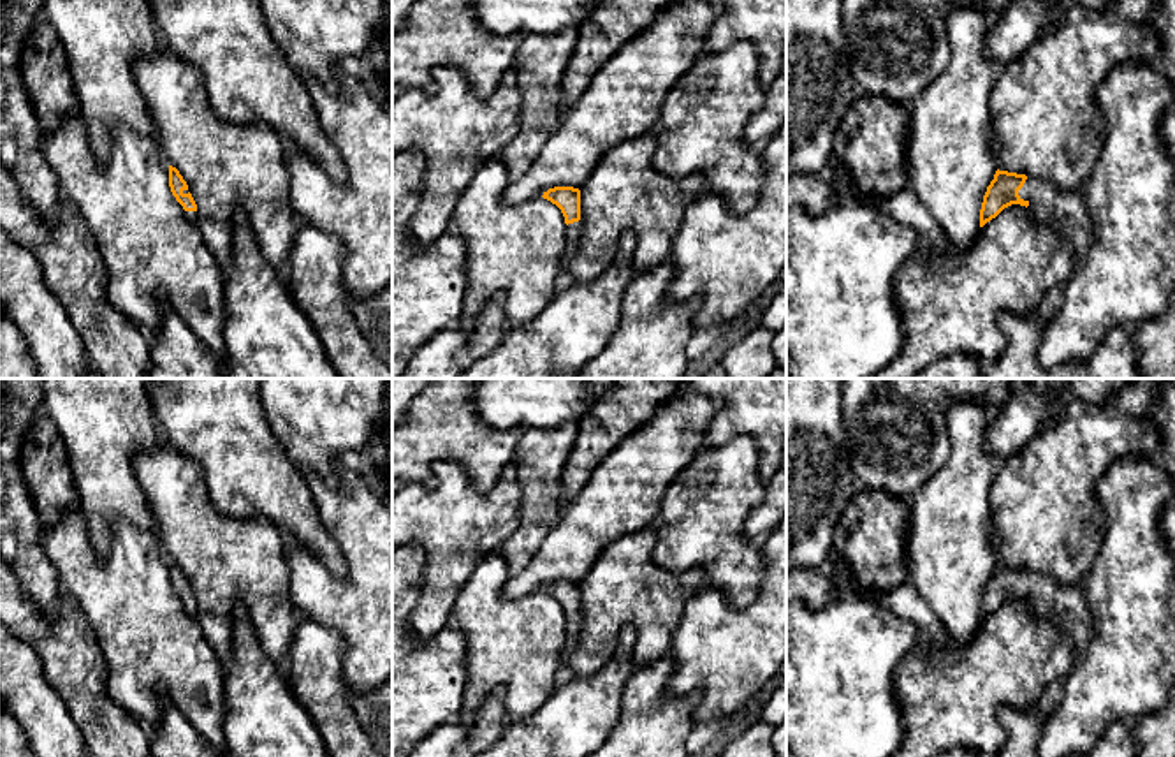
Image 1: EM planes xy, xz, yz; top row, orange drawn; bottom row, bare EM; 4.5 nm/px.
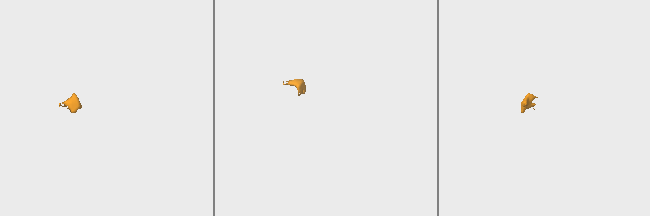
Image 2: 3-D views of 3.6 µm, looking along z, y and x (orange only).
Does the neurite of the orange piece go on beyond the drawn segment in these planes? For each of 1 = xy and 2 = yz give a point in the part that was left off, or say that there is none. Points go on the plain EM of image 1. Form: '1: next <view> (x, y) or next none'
1: next xy (190, 610)
2: next yz (1066, 606)

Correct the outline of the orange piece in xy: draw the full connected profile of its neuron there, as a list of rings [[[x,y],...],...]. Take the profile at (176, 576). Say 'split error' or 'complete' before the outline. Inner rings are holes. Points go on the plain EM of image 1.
split error | [[[169,560],[169,581],[176,595],[183,600],[186,614],[195,616],[197,599],[188,584],[186,576],[179,569],[179,565],[172,560]]]

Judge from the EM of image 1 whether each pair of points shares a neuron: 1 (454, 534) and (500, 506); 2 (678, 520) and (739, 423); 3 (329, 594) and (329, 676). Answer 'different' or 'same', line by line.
1: same
2: different
3: different

